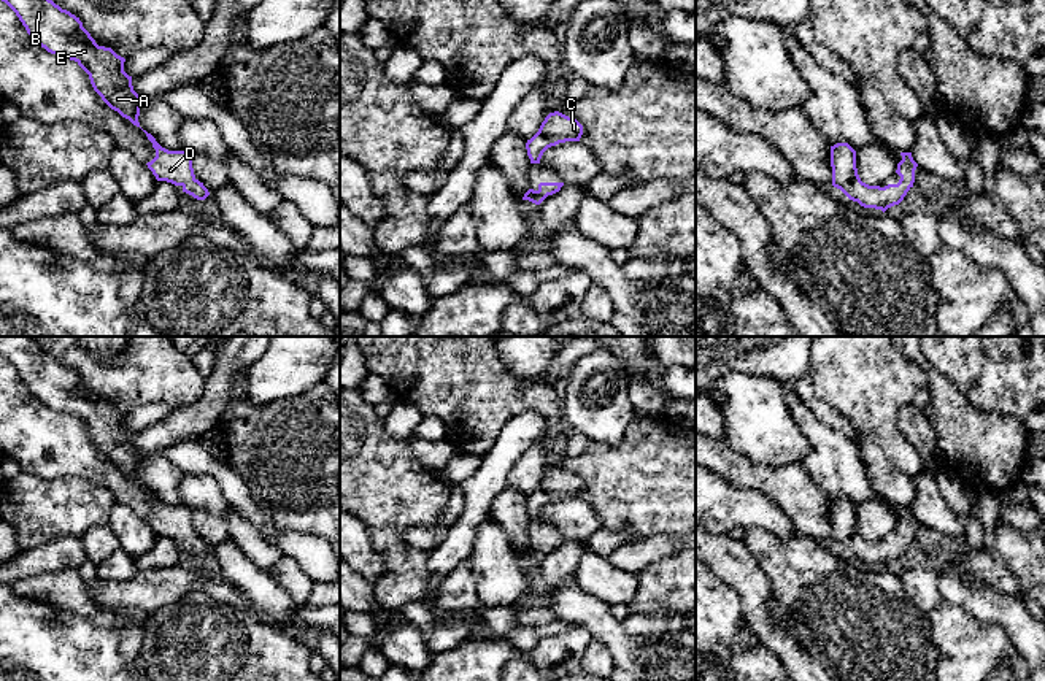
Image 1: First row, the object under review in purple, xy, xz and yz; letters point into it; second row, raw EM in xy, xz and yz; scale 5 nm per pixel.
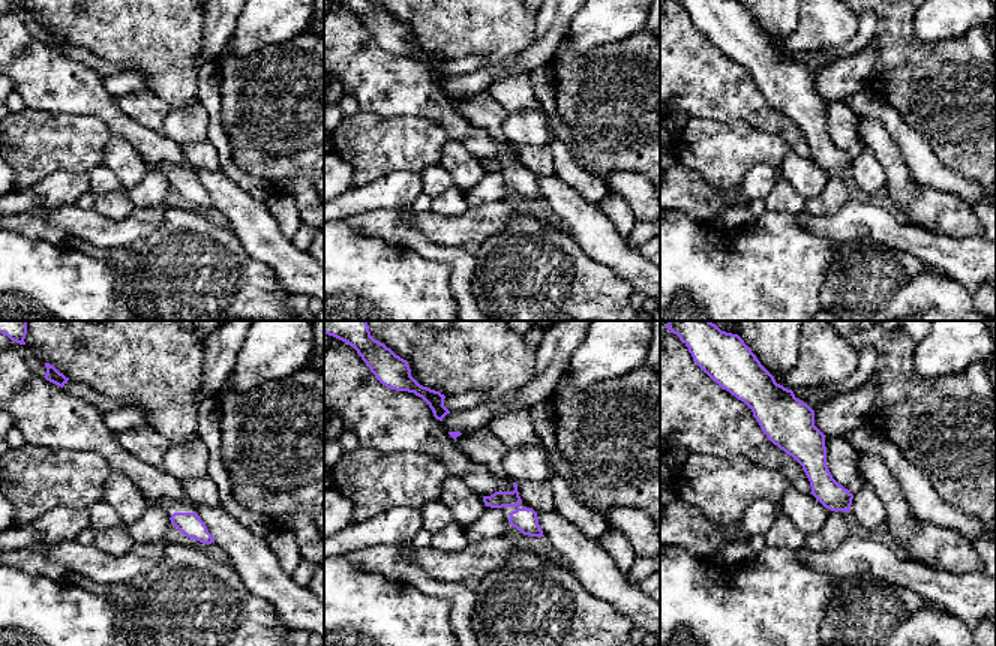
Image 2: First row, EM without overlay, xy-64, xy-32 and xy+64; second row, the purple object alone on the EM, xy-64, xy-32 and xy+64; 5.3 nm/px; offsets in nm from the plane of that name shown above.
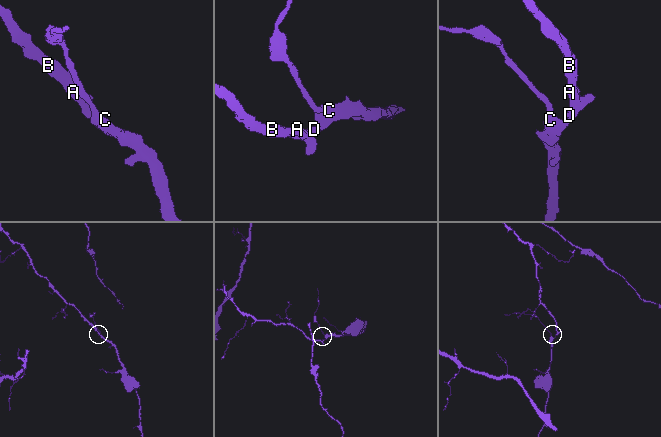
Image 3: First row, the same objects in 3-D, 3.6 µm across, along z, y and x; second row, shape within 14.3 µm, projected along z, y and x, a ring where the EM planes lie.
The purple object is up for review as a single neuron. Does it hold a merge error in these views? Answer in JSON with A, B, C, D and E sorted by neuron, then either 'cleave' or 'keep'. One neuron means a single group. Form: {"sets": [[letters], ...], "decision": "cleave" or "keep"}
{"sets": [["A", "B", "C", "D", "E"]], "decision": "keep"}

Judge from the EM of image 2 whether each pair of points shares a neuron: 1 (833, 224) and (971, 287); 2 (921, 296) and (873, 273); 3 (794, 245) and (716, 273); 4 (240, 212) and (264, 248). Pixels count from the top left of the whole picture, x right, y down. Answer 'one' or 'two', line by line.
1: one
2: one
3: one
4: one

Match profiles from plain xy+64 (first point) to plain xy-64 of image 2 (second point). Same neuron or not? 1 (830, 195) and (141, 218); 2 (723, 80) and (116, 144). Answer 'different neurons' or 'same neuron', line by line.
1: different neurons
2: different neurons

